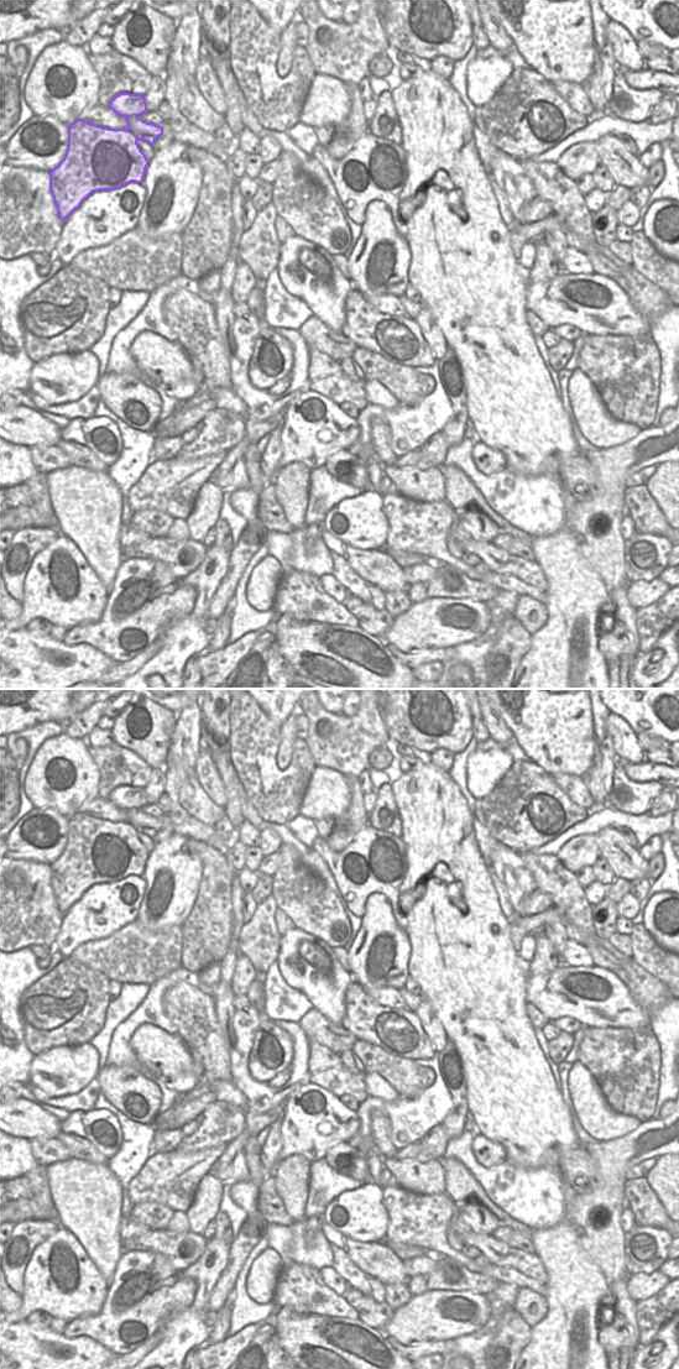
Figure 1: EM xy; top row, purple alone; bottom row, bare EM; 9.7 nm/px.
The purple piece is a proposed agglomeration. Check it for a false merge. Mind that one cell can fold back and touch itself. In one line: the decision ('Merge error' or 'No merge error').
Merge error

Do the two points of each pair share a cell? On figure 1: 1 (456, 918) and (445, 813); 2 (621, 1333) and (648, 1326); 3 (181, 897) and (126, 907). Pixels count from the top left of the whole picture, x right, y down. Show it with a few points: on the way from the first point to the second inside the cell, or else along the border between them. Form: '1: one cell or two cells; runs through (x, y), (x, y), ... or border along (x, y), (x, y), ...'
1: one cell; runs through (453, 892), (463, 881), (445, 860), (445, 839)
2: two cells; border along (636, 1302), (638, 1344)
3: two cells; border along (142, 876), (145, 891), (136, 918)

